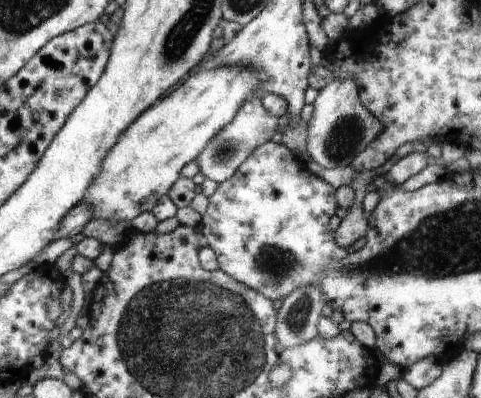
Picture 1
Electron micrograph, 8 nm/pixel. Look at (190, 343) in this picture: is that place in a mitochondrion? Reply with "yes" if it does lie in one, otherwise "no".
yes

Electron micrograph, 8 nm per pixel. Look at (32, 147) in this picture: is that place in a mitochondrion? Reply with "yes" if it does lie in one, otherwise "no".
no

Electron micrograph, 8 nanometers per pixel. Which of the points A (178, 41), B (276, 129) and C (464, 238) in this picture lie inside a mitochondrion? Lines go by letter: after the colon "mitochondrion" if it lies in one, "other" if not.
A: mitochondrion
B: other
C: mitochondrion

